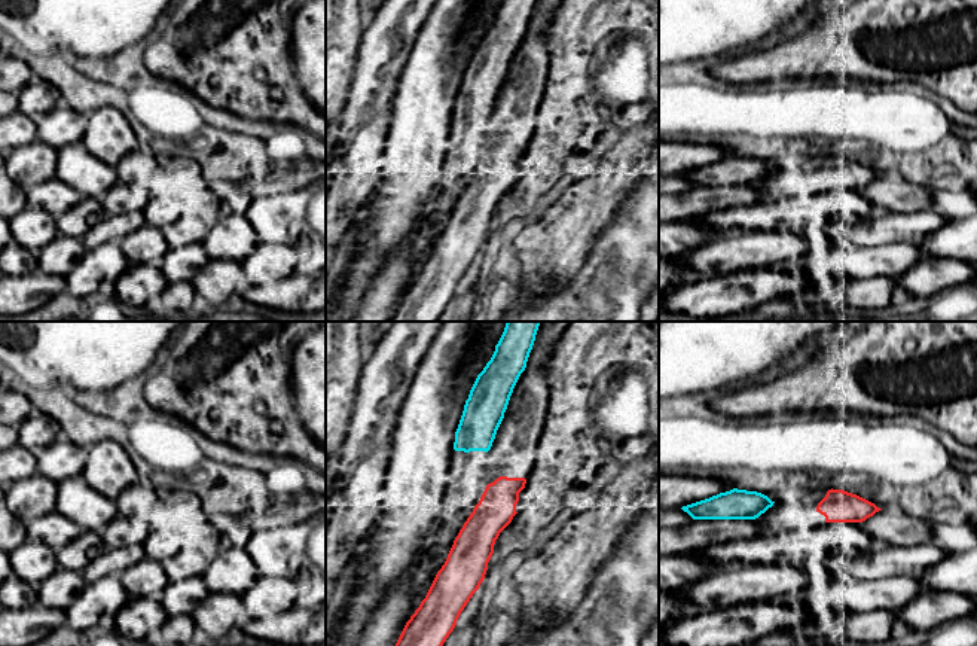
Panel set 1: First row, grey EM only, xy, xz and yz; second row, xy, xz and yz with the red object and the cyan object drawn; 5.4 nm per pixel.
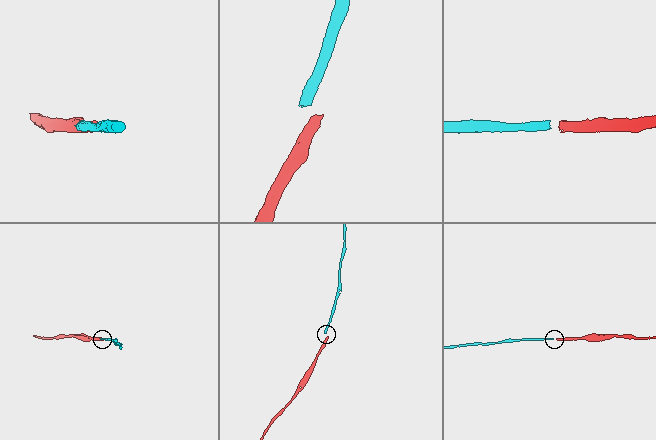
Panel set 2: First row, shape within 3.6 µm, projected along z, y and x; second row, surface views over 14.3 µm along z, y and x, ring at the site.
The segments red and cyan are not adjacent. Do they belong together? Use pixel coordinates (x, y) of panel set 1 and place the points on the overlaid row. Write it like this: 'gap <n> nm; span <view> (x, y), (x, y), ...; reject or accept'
gap 150 nm; span xz (500, 477), (487, 451); reject

